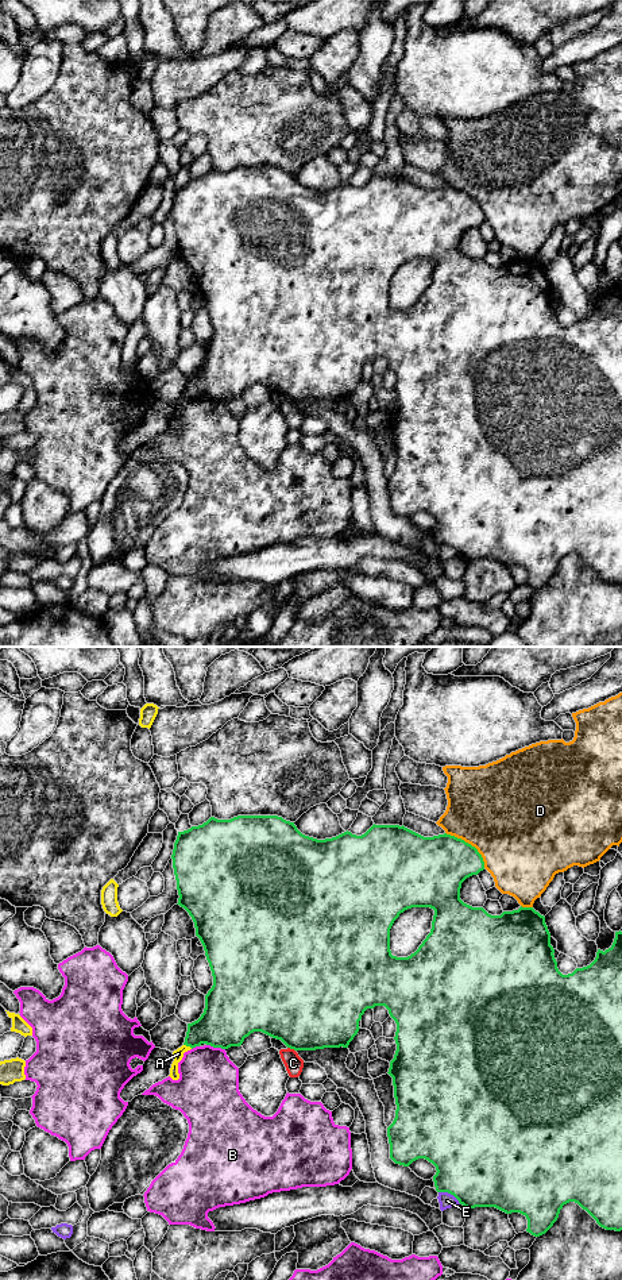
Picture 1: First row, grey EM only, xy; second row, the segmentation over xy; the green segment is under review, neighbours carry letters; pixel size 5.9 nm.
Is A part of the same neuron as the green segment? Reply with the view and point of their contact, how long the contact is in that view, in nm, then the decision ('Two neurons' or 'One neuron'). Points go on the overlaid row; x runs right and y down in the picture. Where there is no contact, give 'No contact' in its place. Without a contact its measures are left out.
Touches green at xy (188, 1045). Shared border 60 nm. Two neurons

